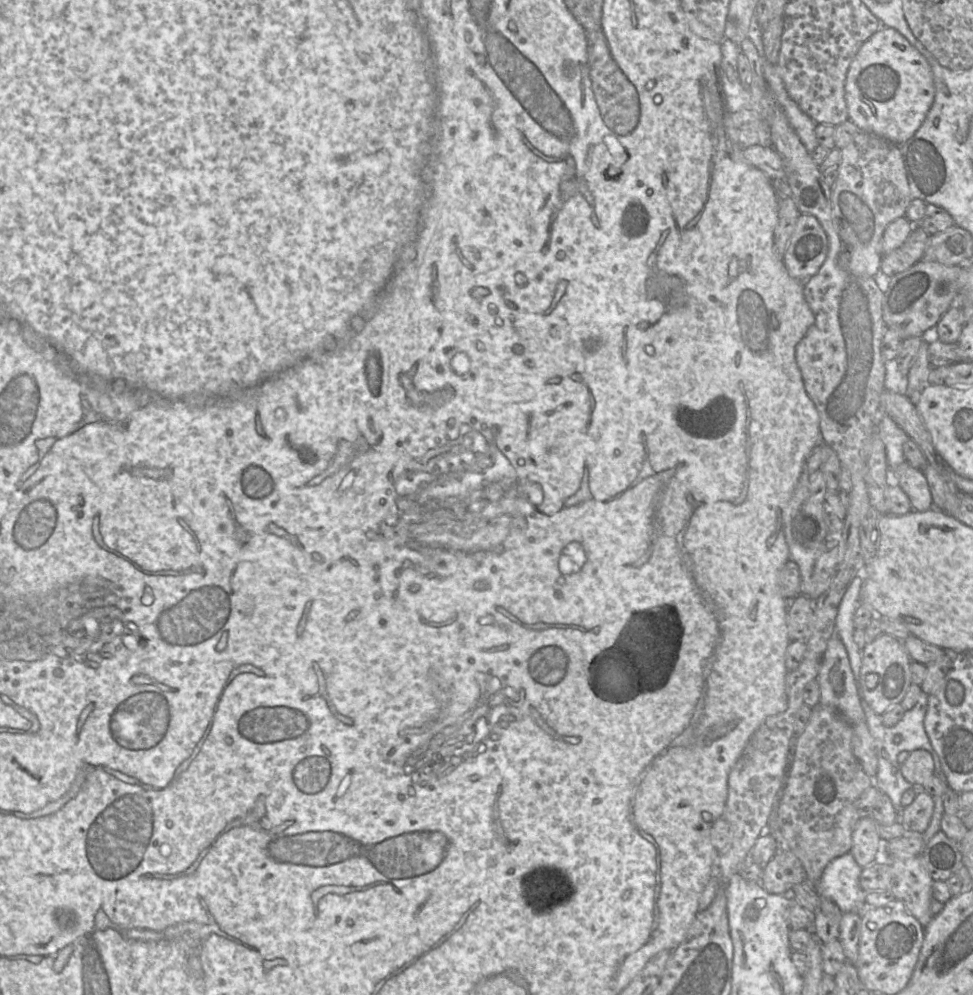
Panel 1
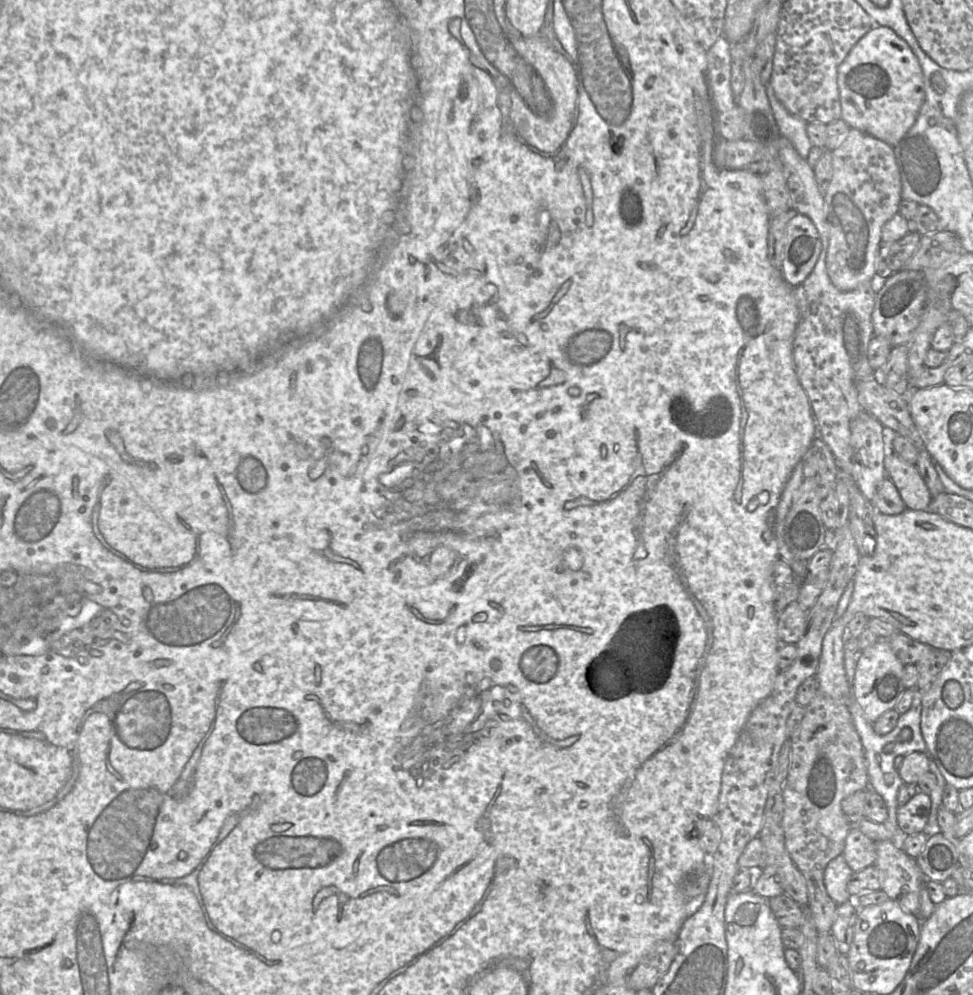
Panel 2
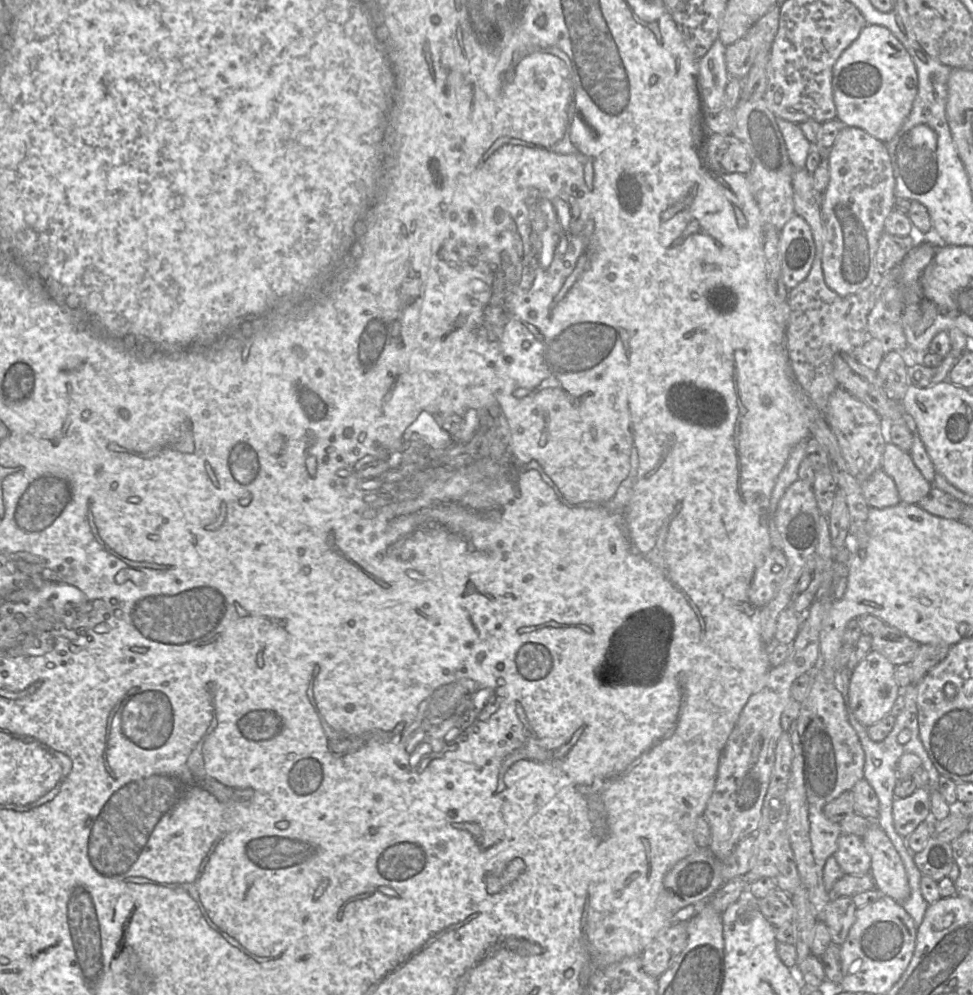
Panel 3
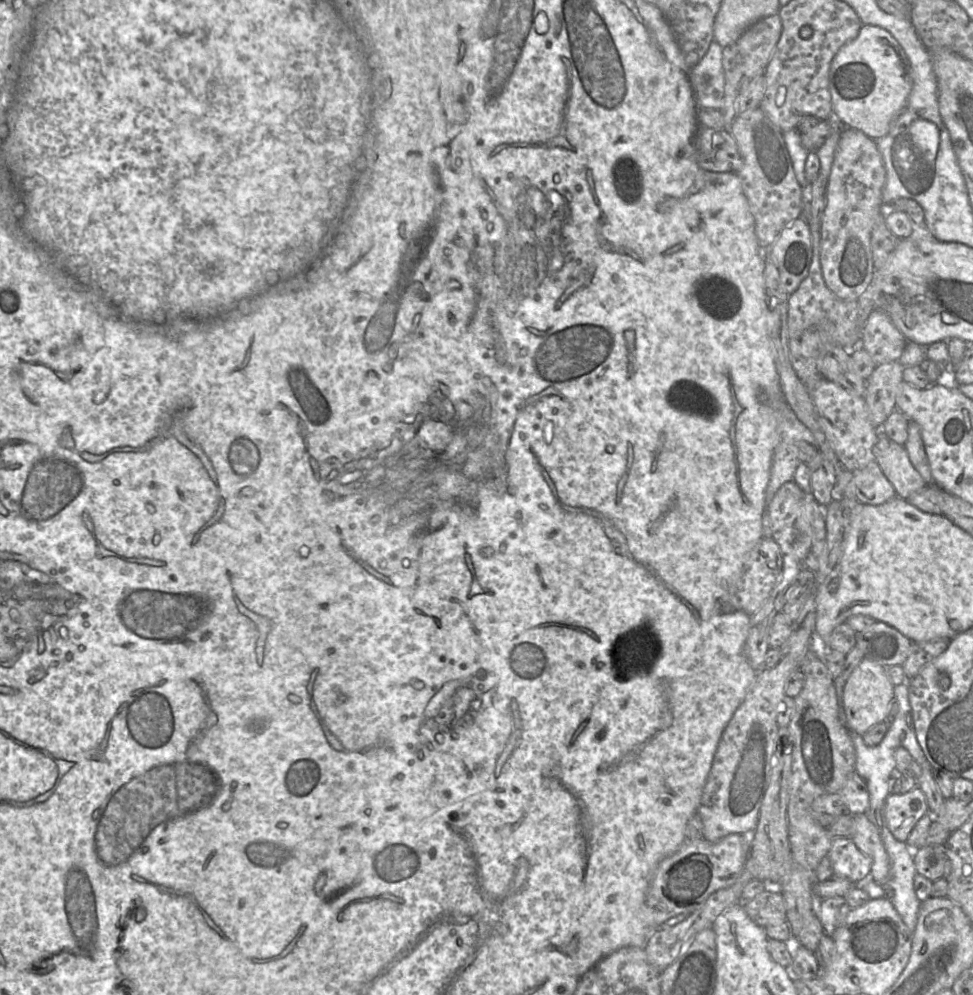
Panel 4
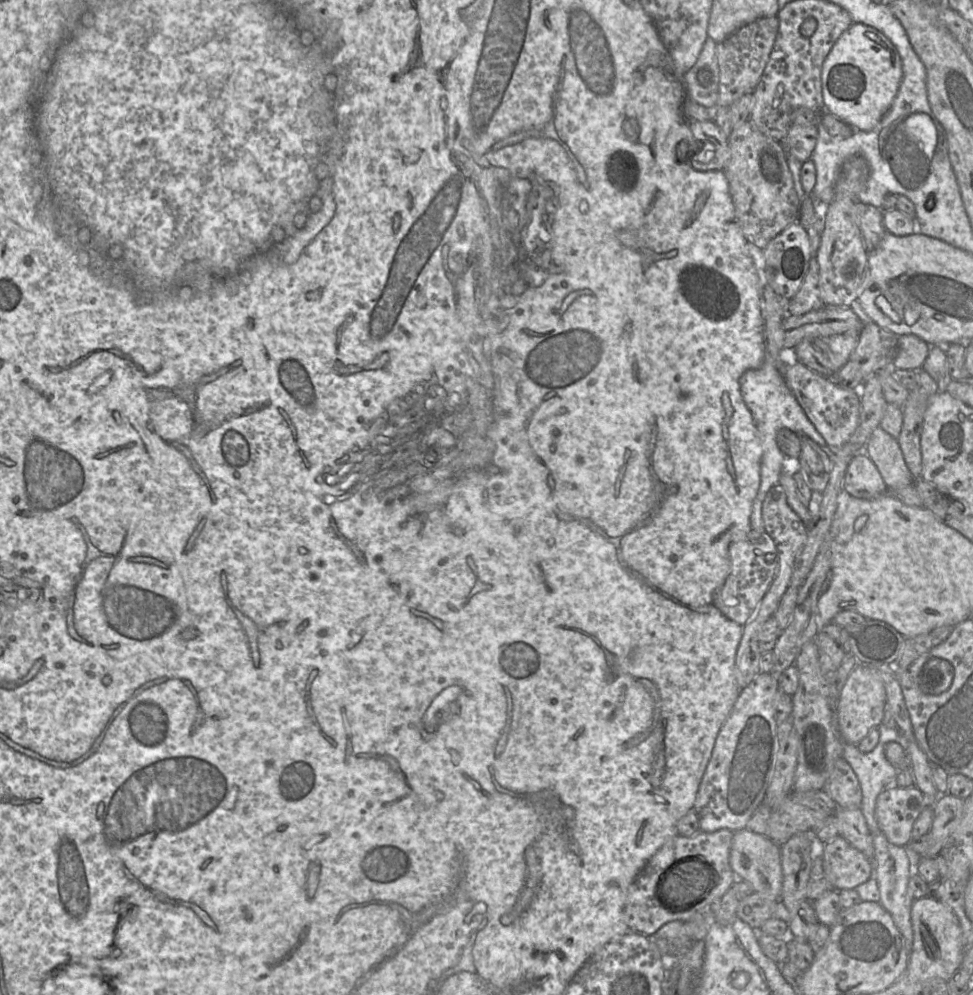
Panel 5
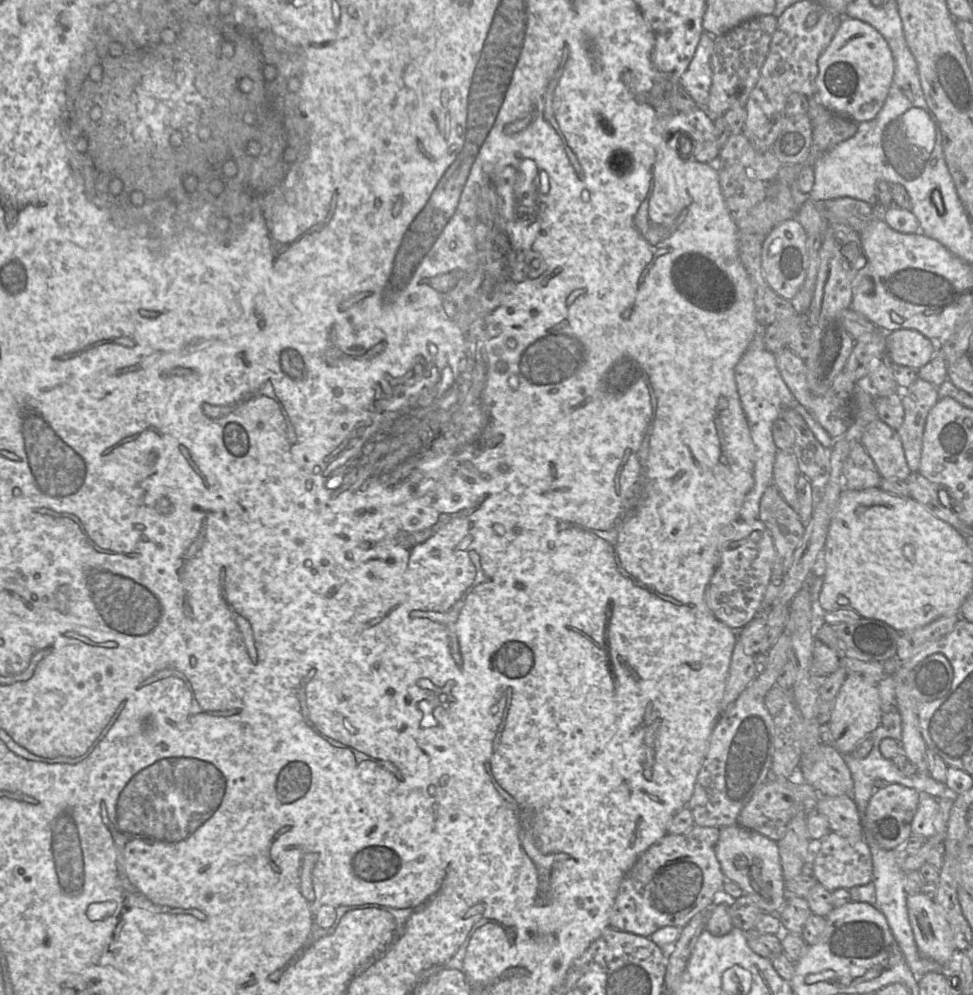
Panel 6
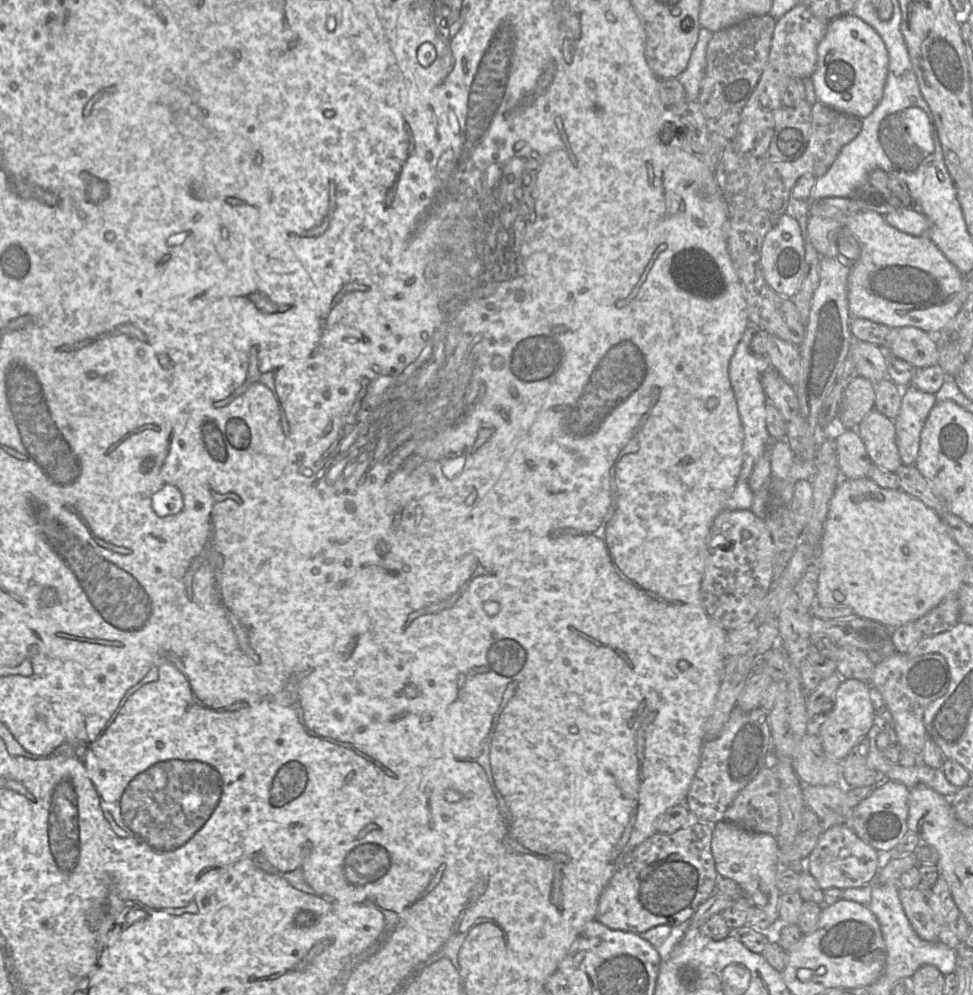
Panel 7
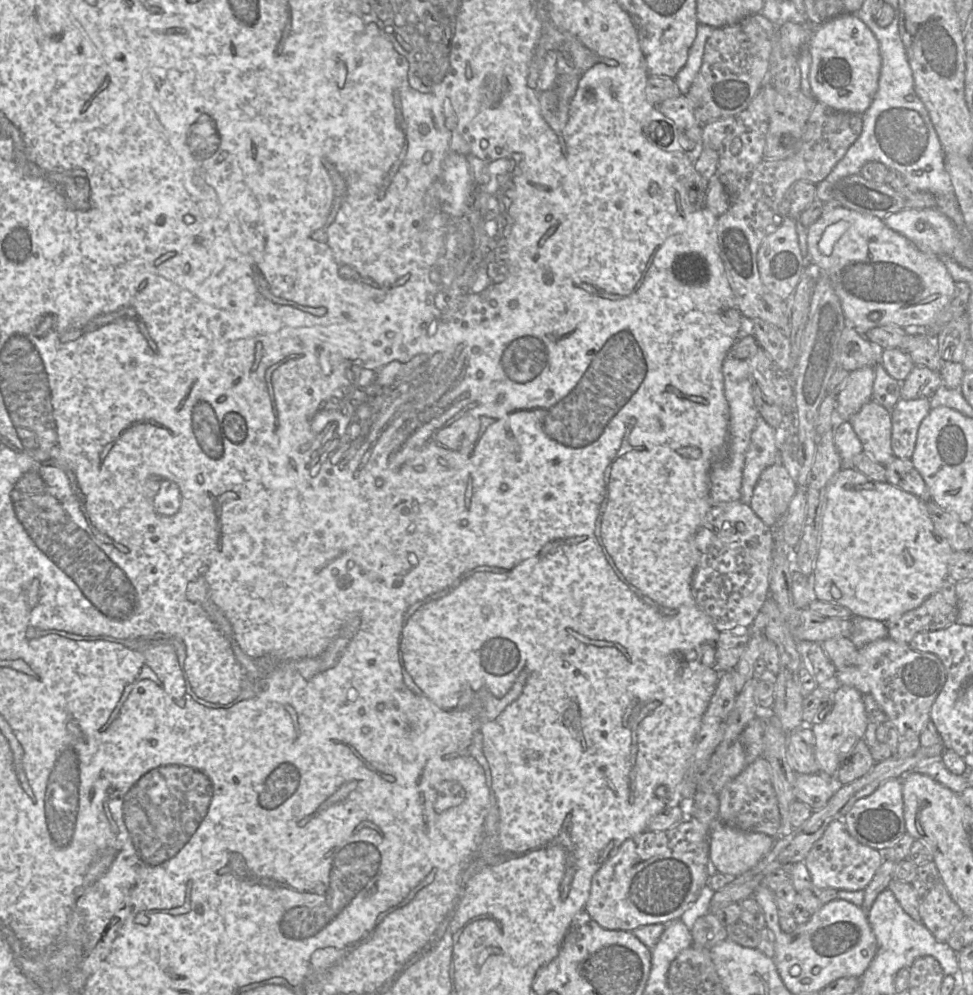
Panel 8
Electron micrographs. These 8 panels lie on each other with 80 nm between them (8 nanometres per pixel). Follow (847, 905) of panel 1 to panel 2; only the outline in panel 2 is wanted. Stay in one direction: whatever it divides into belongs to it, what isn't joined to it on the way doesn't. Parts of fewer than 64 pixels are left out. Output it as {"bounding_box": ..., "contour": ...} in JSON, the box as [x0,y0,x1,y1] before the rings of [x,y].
{"bounding_box":[824,855,853,905],"contour":[[[843,855],[832,859],[824,871],[824,886],[827,894],[836,905],[841,905],[853,897],[847,890],[847,884],[853,871],[847,865]]]}

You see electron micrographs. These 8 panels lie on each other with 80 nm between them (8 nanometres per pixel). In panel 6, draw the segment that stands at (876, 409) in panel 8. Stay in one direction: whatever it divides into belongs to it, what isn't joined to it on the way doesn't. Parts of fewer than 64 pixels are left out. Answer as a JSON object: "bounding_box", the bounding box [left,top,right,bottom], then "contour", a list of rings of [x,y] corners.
{"bounding_box":[861,419,910,480],"contour":[[[880,419],[866,426],[861,444],[882,478],[905,480],[910,475],[898,432]]]}

